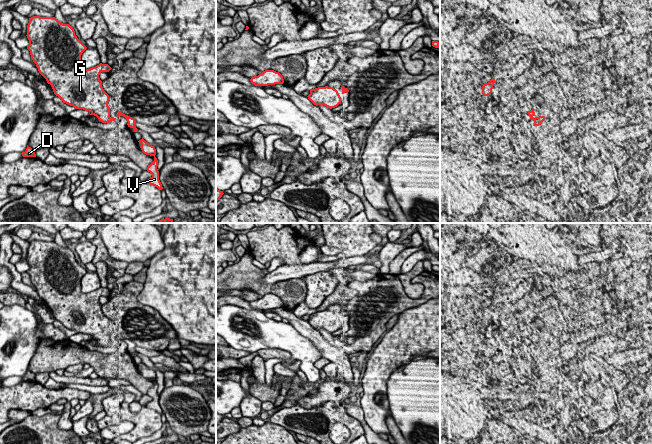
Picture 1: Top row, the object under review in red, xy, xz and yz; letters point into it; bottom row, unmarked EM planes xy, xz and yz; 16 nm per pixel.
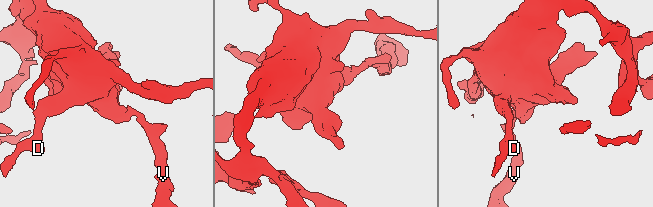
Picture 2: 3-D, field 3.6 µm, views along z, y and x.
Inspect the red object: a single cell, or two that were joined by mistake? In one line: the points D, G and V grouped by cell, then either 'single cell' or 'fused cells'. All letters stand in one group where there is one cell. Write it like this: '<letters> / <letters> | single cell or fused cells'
D G V | single cell

